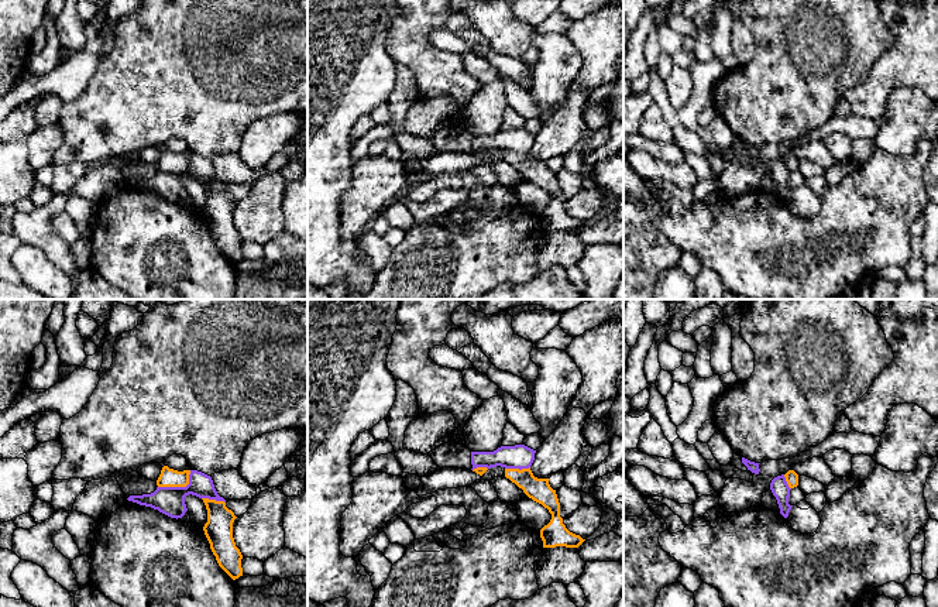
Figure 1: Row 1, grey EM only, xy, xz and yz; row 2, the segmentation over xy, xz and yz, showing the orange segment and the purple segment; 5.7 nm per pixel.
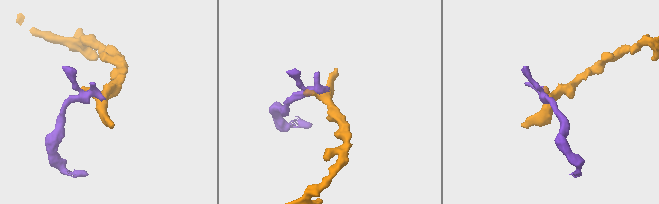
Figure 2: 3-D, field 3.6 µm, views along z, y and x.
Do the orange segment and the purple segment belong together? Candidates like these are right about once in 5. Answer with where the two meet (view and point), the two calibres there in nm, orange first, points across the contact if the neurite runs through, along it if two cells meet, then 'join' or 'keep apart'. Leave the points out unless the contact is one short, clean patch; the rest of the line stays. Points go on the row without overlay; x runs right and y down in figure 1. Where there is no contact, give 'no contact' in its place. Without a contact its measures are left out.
xy (179, 170) | 110/160 nm | along xy (191, 154), (185, 170), (158, 171) | keep apart

